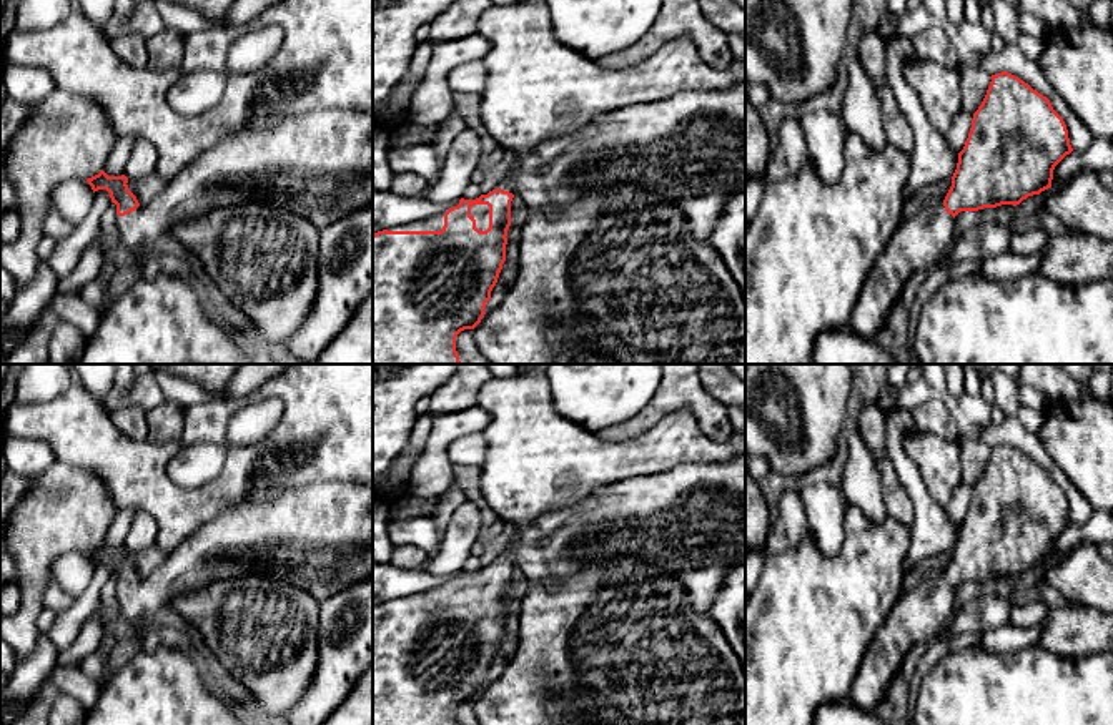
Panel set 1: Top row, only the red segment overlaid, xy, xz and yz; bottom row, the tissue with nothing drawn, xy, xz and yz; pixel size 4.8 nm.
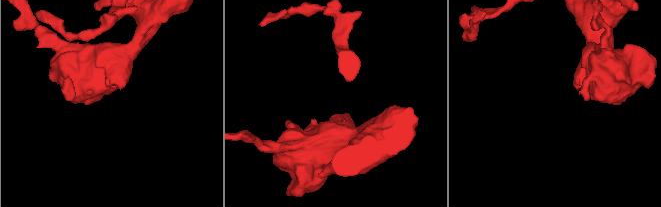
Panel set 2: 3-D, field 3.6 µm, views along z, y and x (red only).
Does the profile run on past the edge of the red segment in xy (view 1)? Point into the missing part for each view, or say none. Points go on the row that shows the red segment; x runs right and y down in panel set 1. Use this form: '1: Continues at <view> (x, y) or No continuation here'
1: Continues at xy (318, 165)

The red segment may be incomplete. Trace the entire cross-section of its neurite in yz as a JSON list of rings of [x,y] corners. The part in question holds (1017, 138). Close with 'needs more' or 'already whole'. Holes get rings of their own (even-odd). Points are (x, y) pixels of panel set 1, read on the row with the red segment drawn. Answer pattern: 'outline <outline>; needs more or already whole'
outline [[[1008,72],[992,75],[987,95],[973,113],[965,146],[958,153],[945,200],[900,221],[865,278],[852,311],[852,331],[875,341],[910,276],[920,269],[928,271],[948,254],[957,238],[955,216],[960,211],[1017,206],[1028,196],[1040,195],[1051,188],[1055,166],[1071,151],[1066,125],[1046,96]]]; needs more

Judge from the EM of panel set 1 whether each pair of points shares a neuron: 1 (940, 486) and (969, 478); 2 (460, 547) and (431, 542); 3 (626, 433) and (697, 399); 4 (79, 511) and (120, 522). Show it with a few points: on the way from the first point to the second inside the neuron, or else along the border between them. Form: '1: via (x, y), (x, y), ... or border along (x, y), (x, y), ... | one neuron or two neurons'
1: border along (957, 441), (962, 481) | two neurons
2: border along (441, 539), (438, 549) | two neurons
3: via (644, 419), (666, 399), (679, 399) | one neuron
4: border along (118, 509), (102, 541) | two neurons

